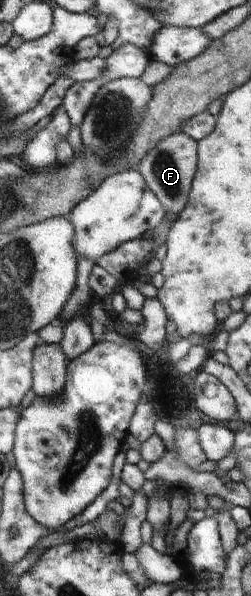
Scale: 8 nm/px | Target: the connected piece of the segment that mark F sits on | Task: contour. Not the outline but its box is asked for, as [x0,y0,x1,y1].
[137,132,198,218]

